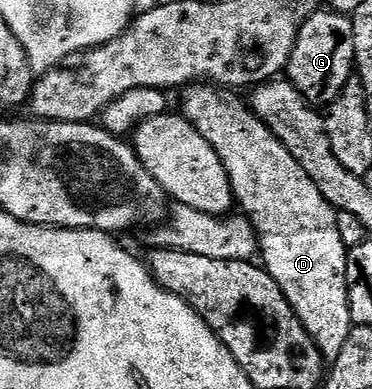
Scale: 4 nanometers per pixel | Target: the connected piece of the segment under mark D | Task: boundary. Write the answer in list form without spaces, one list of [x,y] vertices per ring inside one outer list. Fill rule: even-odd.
[[[190,83],[180,93],[180,112],[192,123],[195,131],[199,131],[199,135],[211,143],[215,155],[219,155],[229,176],[236,204],[249,208],[247,216],[256,227],[259,257],[265,260],[262,261],[263,267],[273,276],[275,283],[279,283],[289,306],[319,347],[322,357],[329,363],[336,361],[339,351],[343,351],[343,343],[347,343],[347,335],[355,327],[347,295],[347,248],[340,238],[336,223],[338,210],[334,209],[330,201],[323,199],[319,187],[315,187],[315,183],[311,183],[311,175],[299,167],[295,155],[283,147],[281,140],[258,119],[246,102],[244,105],[233,94],[236,92],[226,91],[213,83]],[[276,201],[277,209],[265,209],[265,205],[273,205]]]

